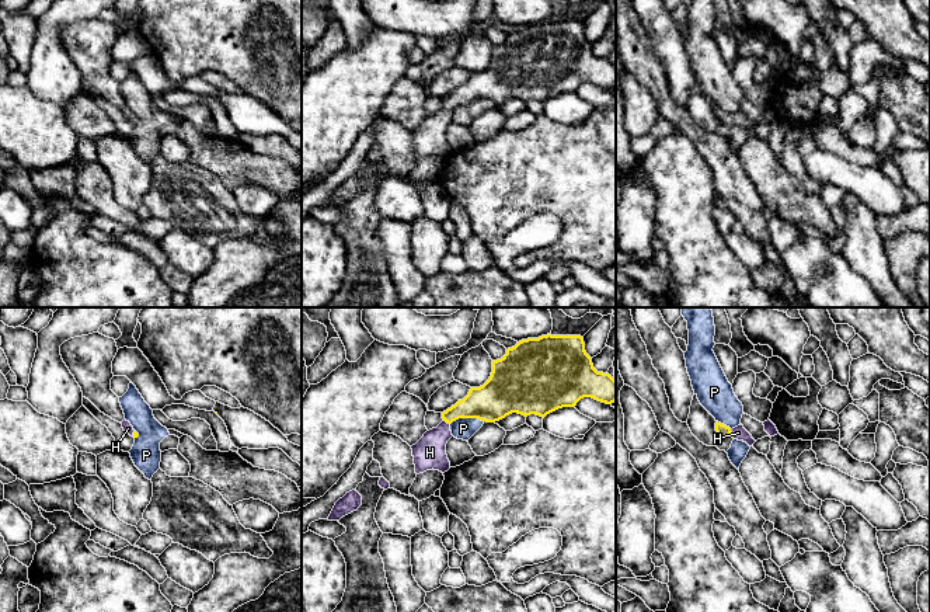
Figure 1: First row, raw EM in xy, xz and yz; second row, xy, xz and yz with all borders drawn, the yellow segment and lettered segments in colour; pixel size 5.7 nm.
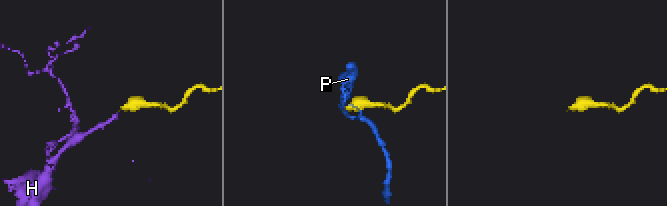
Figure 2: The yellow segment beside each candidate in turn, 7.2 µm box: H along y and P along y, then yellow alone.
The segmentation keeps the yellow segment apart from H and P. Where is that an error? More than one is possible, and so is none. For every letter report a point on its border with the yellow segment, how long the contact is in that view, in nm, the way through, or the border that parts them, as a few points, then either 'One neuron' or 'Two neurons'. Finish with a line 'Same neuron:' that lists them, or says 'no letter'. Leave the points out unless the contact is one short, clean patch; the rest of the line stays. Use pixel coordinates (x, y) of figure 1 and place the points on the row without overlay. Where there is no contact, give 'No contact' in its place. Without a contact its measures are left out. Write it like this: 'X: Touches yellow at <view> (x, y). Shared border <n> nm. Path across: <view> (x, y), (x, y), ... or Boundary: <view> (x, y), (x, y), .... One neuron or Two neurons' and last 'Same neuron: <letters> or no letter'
H: Touches yellow at yz (731, 120). Shared border 50 nm. Path across: yz (723, 117), (731, 120), (738, 118). One neuron
P: Touches yellow at xz (466, 103). Shared border 190 nm. Boundary: xz (483, 105), (456, 104), (450, 110). Two neurons
Same neuron: H

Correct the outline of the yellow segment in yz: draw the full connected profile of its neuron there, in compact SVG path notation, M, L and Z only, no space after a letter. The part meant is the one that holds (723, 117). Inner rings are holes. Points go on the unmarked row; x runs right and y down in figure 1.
M717 107L715 117L720 124L734 124L746 128L749 132L753 132L756 128L742 109L731 115L729 112Z

